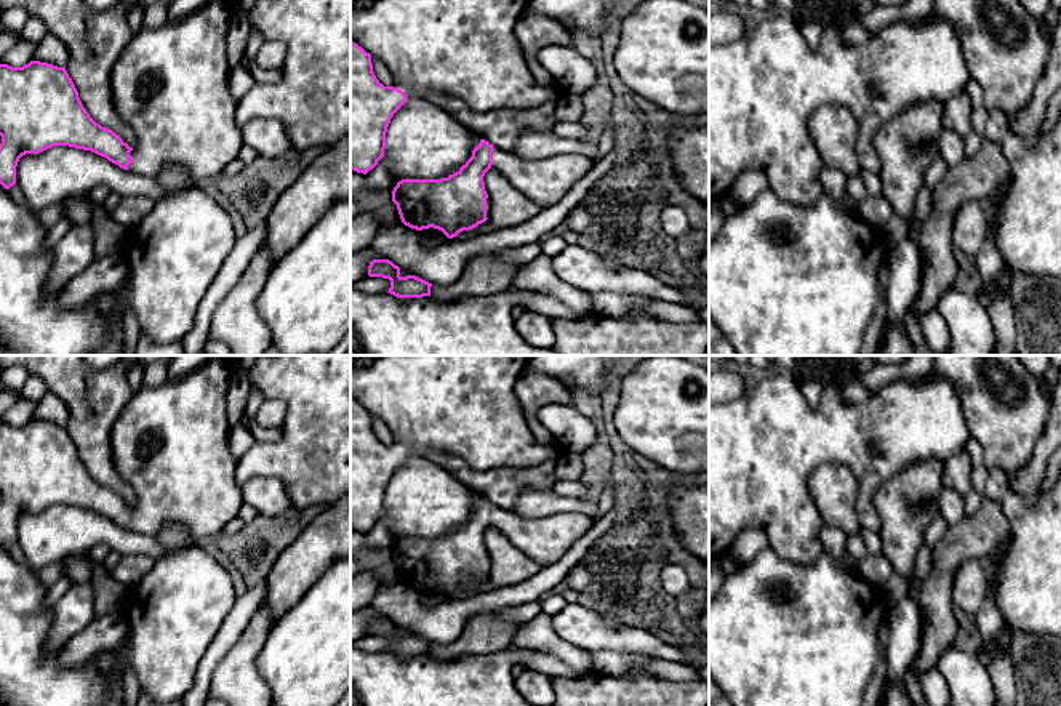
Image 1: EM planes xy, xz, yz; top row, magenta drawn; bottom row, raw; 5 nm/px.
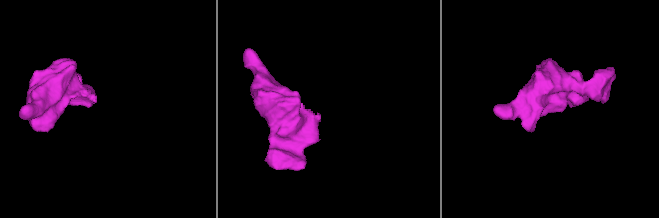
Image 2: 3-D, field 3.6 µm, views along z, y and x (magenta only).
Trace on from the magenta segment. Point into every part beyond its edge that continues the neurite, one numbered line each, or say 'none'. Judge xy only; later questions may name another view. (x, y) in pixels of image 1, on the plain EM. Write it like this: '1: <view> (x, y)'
1: xy (170, 442)

